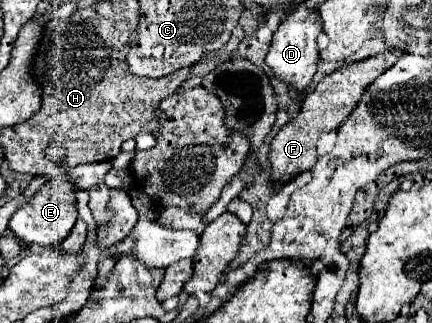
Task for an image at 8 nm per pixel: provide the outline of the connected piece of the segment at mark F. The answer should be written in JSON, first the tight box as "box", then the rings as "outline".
{"box":[269,50,401,182],"outline":[[[387,50],[379,56],[371,56],[365,60],[359,60],[347,68],[339,68],[333,74],[325,76],[311,94],[305,96],[301,104],[301,112],[295,120],[287,122],[279,134],[271,140],[269,150],[269,162],[271,162],[271,180],[273,182],[289,182],[301,172],[307,172],[315,166],[317,154],[315,146],[321,134],[331,132],[333,128],[339,128],[345,118],[355,110],[357,102],[361,100],[367,84],[371,84],[379,74],[383,74],[387,68],[391,68],[401,56],[401,50]]]}

